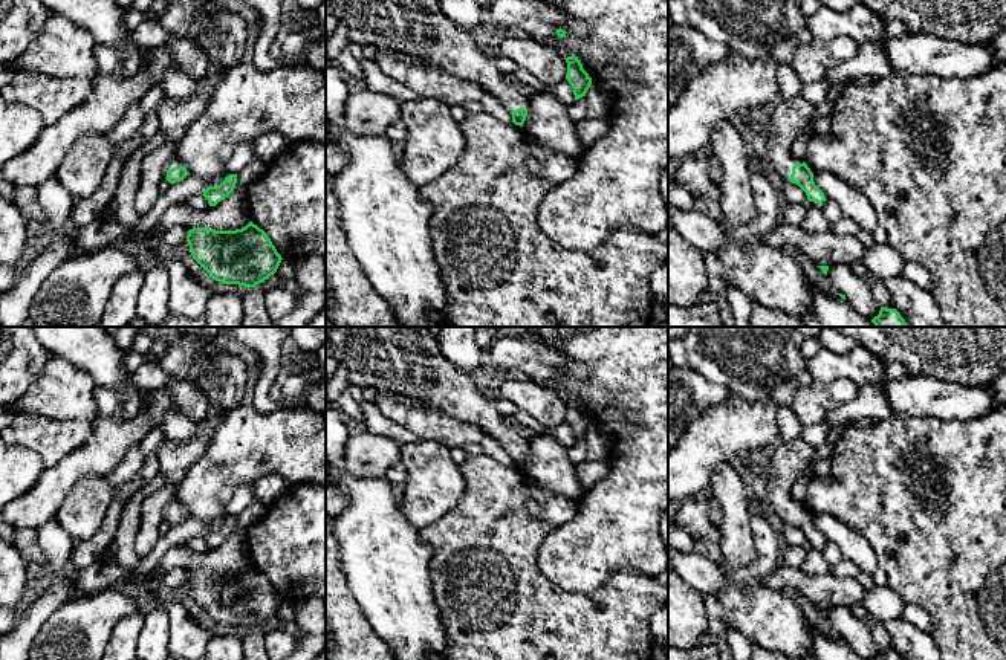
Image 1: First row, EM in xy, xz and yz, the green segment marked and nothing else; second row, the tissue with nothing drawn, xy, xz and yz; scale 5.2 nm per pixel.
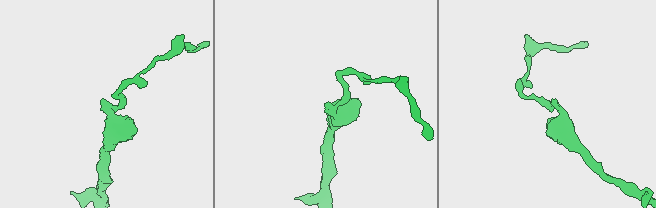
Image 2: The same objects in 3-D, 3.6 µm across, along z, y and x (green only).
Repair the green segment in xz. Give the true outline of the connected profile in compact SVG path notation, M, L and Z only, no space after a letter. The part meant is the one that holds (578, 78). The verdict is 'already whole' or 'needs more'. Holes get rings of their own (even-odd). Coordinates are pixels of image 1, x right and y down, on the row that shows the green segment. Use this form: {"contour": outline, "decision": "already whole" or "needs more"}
{"contour": "M567 57L564 58L567 63L567 75L566 79L569 81L569 84L573 89L573 95L575 95L575 101L586 96L590 84L592 84L592 78L589 76L589 73L583 69L581 61L578 60L578 57Z", "decision": "already whole"}

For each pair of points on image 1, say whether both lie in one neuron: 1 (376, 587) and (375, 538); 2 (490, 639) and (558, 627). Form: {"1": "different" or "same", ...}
{"1": "same", "2": "same"}

